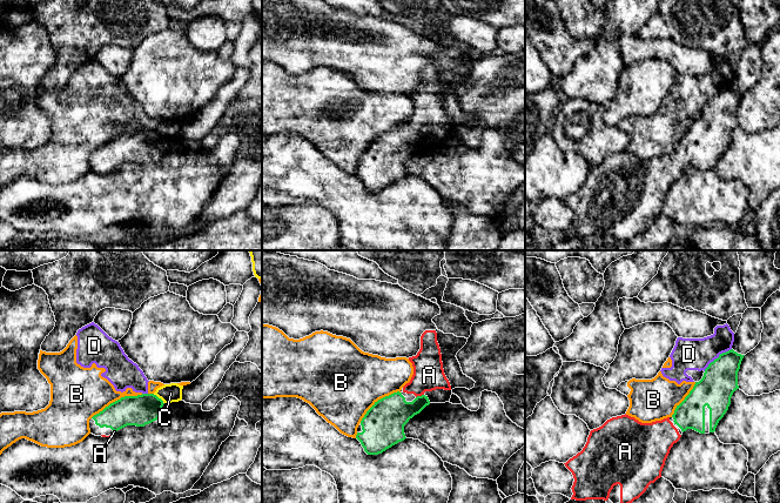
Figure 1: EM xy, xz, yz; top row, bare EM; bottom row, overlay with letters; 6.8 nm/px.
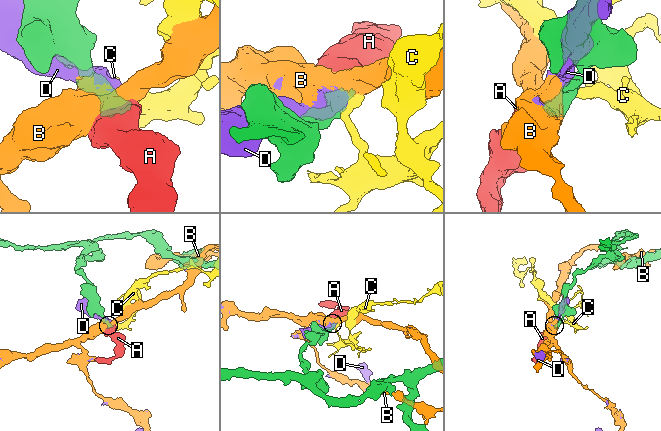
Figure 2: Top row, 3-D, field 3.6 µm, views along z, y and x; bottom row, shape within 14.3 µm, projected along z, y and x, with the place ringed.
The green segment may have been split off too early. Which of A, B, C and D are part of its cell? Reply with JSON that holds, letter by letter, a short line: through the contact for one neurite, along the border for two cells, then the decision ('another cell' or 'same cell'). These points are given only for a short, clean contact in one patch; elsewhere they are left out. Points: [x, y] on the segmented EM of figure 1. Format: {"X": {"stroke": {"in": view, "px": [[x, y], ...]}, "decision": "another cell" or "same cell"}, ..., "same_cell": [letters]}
{"A": {"stroke": {"in": "xz", "px": [[389, 415], [408, 410], [419, 396], [419, 384], [429, 375]]}, "decision": "same cell"}, "B": {"decision": "another cell"}, "C": {"decision": "another cell"}, "D": {"decision": "another cell"}, "same_cell": ["A"]}

